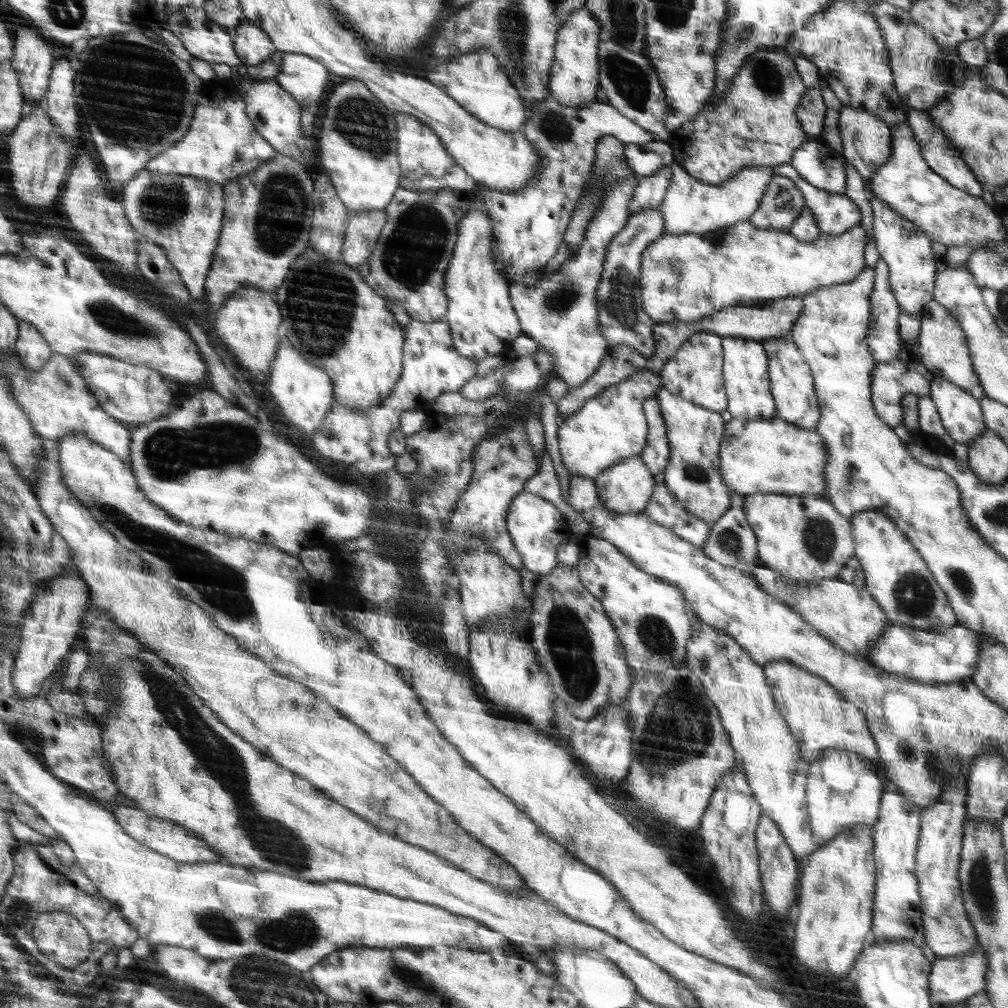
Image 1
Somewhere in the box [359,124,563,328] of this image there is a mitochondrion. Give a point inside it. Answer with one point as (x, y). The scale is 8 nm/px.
(417, 241)

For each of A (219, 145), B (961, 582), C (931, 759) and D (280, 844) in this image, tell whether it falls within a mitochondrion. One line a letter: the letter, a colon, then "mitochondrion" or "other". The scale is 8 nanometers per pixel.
A: other
B: mitochondrion
C: mitochondrion
D: mitochondrion

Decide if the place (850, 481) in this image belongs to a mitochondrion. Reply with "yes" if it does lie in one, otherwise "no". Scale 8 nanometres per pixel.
yes

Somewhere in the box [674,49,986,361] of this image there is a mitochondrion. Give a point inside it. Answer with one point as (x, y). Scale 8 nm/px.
(768, 75)

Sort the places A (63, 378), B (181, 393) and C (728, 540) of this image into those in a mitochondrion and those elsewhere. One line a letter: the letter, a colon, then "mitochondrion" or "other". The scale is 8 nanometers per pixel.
A: mitochondrion
B: other
C: mitochondrion

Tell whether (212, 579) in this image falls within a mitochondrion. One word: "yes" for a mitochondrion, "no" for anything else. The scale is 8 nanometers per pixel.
yes

